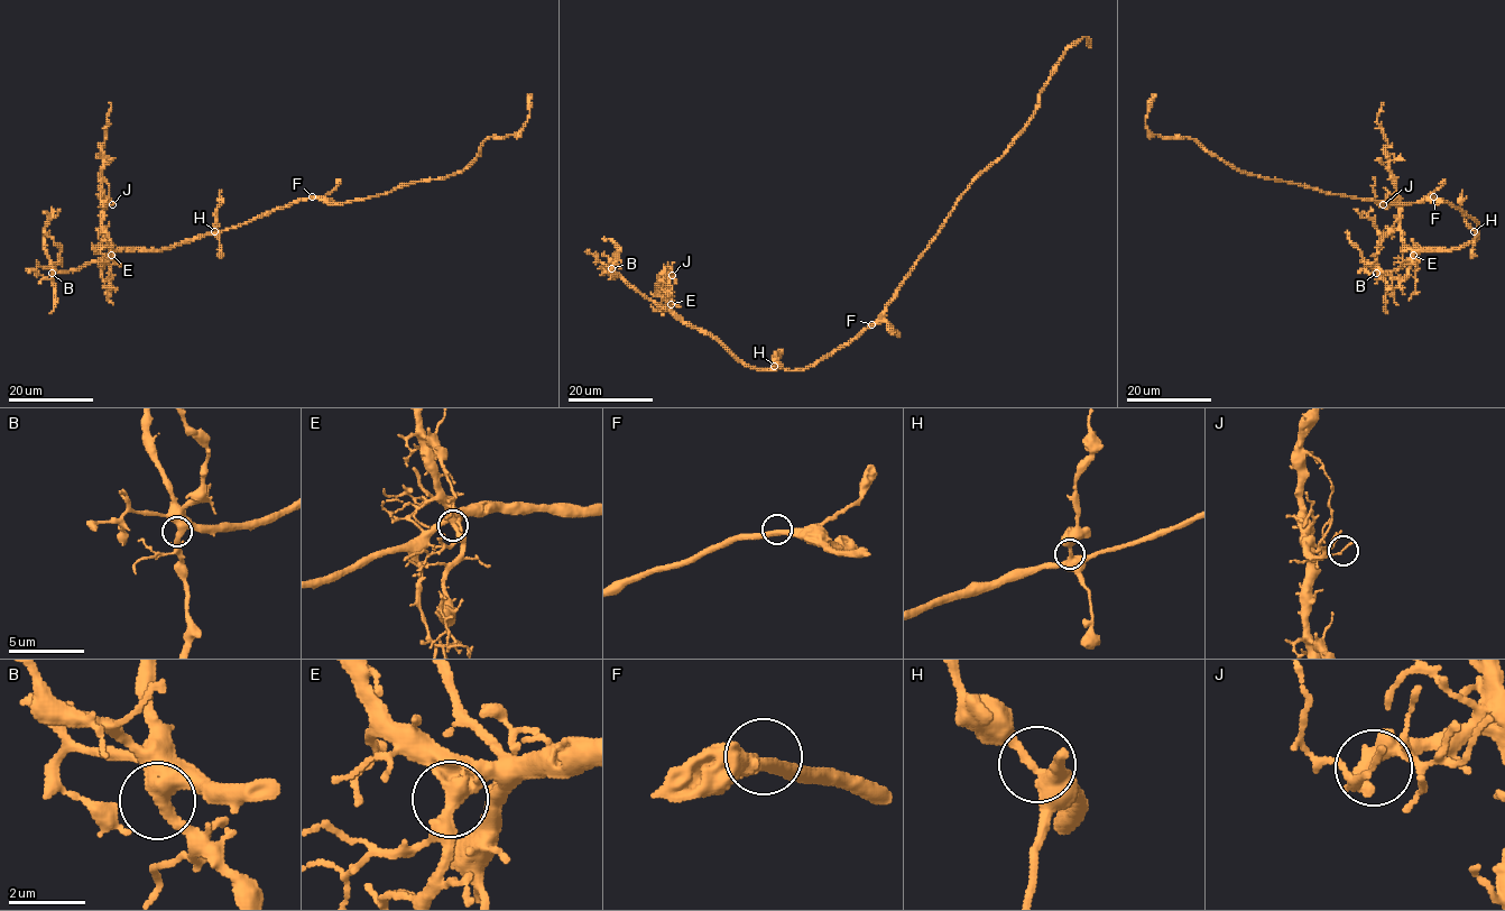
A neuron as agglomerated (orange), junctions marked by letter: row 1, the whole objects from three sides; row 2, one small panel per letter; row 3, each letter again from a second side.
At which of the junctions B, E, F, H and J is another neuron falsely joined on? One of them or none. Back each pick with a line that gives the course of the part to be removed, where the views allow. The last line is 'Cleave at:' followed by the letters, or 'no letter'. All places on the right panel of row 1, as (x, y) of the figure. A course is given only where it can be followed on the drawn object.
J: foreign part runs (1383, 204), (1460, 209), (1461, 191)
Cleave at: J

